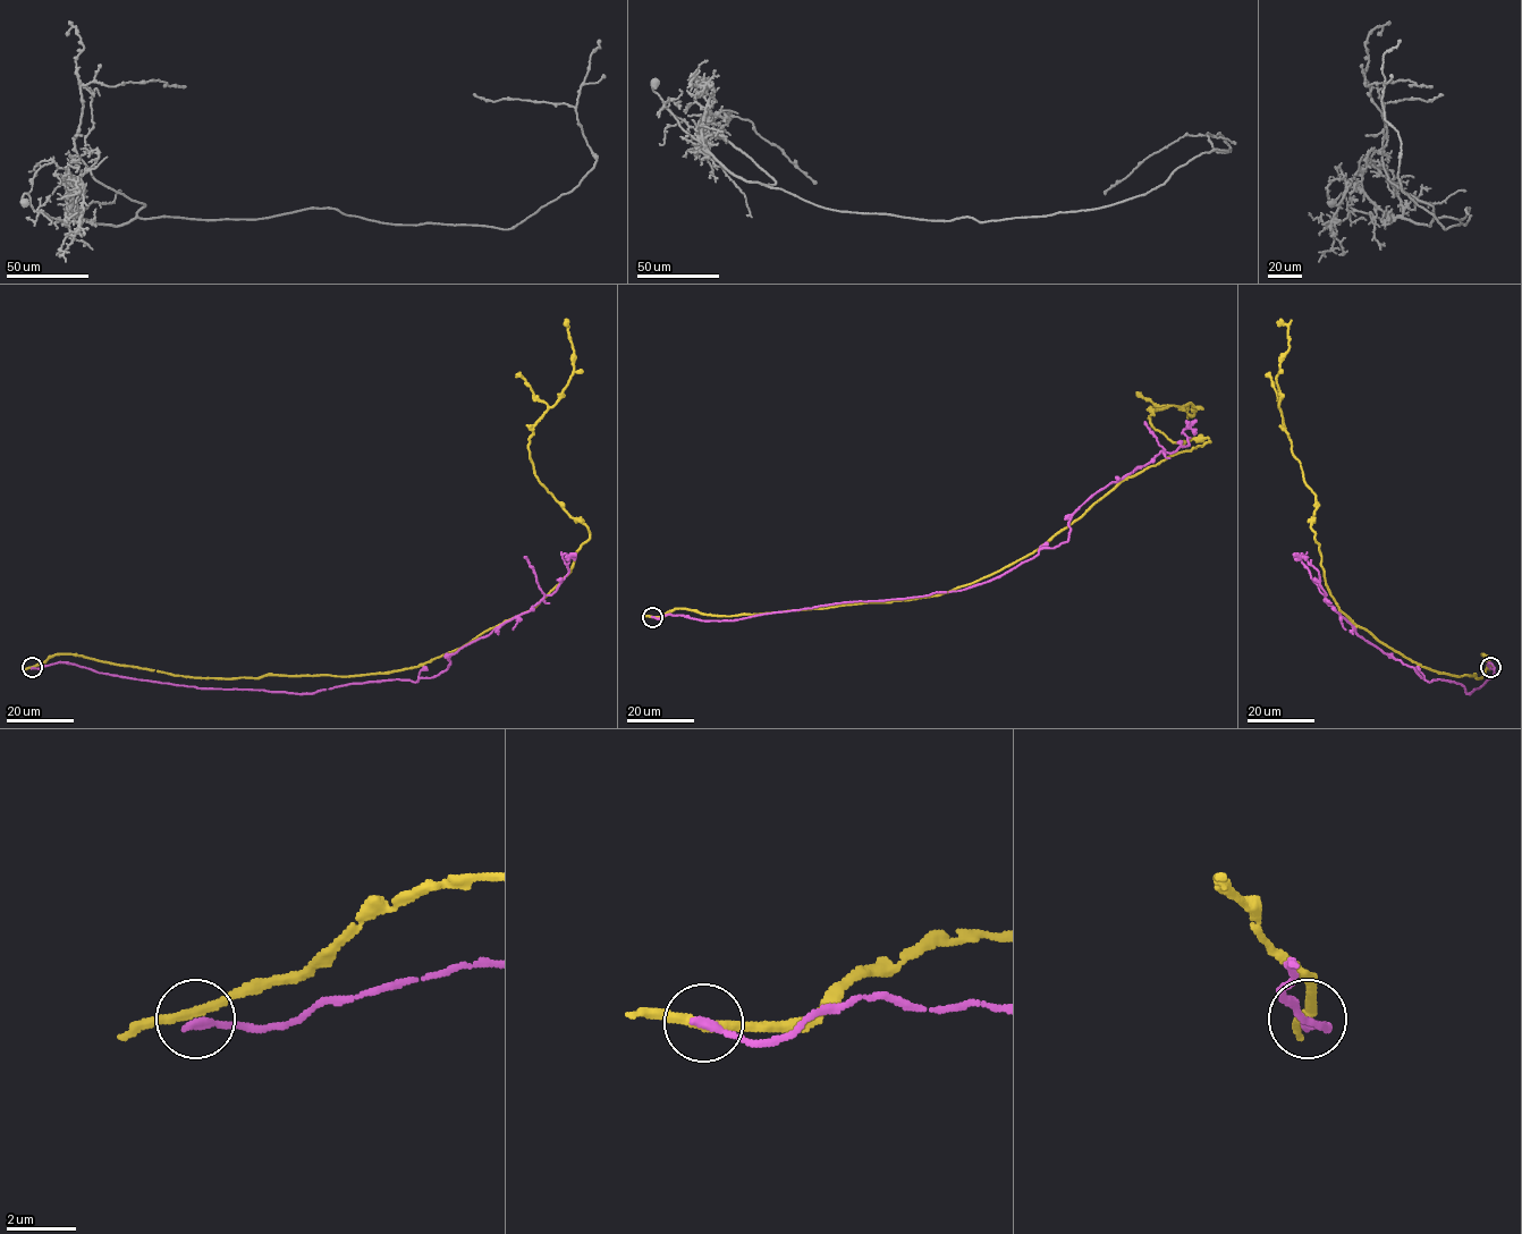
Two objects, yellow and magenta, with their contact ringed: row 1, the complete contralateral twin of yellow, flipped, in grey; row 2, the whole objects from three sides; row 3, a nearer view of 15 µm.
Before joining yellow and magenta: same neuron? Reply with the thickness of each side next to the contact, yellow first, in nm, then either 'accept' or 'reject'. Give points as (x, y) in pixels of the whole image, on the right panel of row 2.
280/240 nm | reject

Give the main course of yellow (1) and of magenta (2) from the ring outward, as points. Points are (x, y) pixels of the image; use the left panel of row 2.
1: (32, 668), (76, 654), (206, 677), (388, 674), (532, 609), (590, 538), (529, 451), (573, 371), (567, 321)
2: (32, 668), (68, 662), (141, 681), (294, 694), (416, 682), (550, 596), (568, 572), (563, 555), (576, 555)

